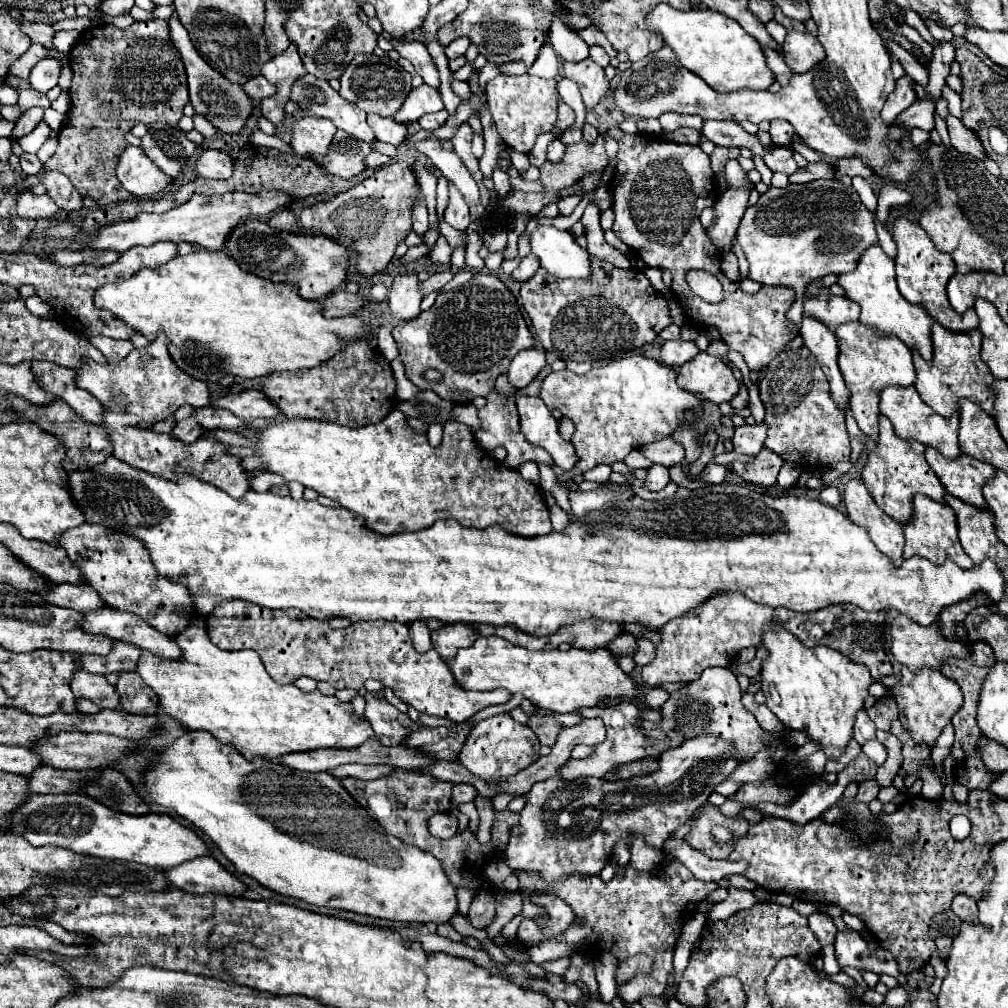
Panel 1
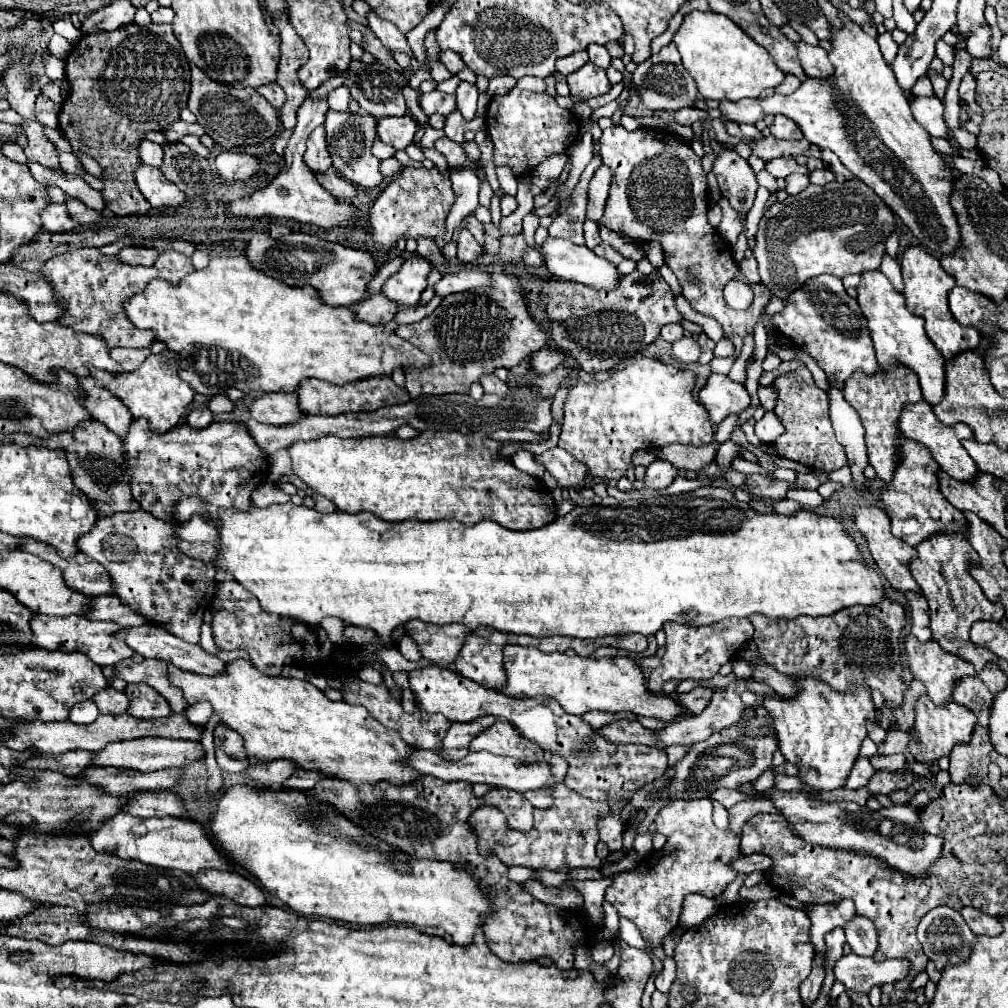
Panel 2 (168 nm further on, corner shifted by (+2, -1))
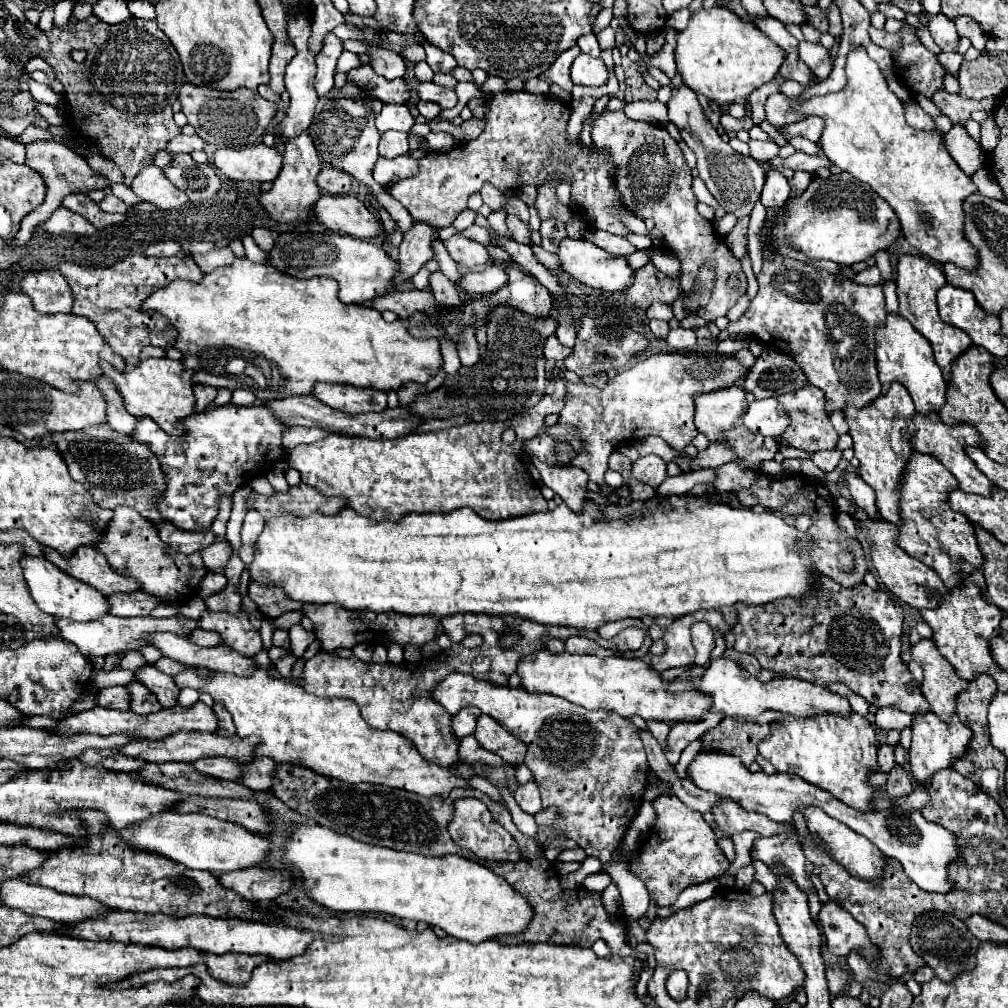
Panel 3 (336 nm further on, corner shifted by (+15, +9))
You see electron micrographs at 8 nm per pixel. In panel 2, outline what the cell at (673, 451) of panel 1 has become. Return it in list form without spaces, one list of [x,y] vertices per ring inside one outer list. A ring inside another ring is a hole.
[[[673,443],[673,445],[665,445],[655,451],[657,459],[669,461],[677,469],[691,469],[691,471],[699,471],[699,469],[707,467],[713,461],[713,455],[715,455],[713,445],[693,447],[693,445]]]

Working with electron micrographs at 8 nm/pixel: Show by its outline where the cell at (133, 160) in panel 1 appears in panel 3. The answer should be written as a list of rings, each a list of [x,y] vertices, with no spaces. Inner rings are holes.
[[[156,165],[144,167],[140,175],[132,181],[130,189],[138,195],[140,201],[148,201],[160,209],[178,209],[188,203],[186,193],[174,187],[172,181],[164,175],[164,171]]]

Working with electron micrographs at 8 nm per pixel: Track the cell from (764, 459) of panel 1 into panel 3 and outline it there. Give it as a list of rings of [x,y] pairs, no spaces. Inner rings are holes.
[[[696,471],[696,473],[682,473],[678,477],[666,477],[666,481],[656,489],[656,497],[668,495],[684,495],[698,483],[710,483],[716,471]]]

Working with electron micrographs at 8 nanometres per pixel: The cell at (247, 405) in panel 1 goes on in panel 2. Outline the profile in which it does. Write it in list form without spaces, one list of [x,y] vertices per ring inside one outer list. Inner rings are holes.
[[[263,393],[253,399],[249,415],[259,423],[285,425],[285,421],[297,421],[301,411],[295,393]]]

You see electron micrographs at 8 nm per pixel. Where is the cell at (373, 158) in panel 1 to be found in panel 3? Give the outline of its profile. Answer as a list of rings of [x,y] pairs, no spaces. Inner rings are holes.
[[[410,153],[400,155],[396,159],[384,159],[380,157],[374,165],[374,179],[380,185],[388,185],[398,179],[408,179],[418,175],[418,161],[410,157]]]

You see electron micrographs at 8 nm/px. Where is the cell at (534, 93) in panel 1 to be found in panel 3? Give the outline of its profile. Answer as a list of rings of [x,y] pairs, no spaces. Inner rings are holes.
[[[504,91],[490,99],[486,127],[478,139],[456,145],[448,153],[430,153],[420,159],[418,177],[400,179],[388,185],[390,195],[408,209],[412,219],[428,221],[438,229],[450,227],[468,207],[468,197],[480,193],[484,183],[504,193],[518,191],[524,185],[542,187],[552,177],[558,177],[572,185],[572,199],[580,207],[580,221],[612,235],[624,237],[630,233],[618,219],[626,205],[616,191],[616,163],[594,145],[584,147],[580,139],[578,143],[570,143],[566,133],[570,119],[568,105],[550,95],[534,95],[528,91]]]

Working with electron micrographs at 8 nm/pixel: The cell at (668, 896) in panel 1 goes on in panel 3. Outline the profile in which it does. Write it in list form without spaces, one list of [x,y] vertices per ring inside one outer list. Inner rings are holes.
[[[660,795],[652,801],[652,807],[656,811],[652,839],[646,841],[646,847],[632,861],[632,869],[646,883],[656,905],[672,905],[682,889],[724,875],[730,861],[718,847],[718,839],[702,813],[684,805],[676,795]]]

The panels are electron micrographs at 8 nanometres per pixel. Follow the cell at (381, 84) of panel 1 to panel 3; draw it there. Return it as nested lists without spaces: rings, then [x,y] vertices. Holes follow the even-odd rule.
[[[362,65],[358,69],[348,71],[348,81],[356,83],[358,87],[362,87],[362,91],[380,99],[382,103],[406,105],[410,101],[410,87],[406,79],[388,81],[382,75],[378,75],[370,65]]]

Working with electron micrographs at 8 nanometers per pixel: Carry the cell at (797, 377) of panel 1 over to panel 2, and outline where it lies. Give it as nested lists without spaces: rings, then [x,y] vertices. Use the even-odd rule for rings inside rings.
[[[801,365],[795,371],[781,373],[779,377],[775,377],[773,387],[777,391],[777,405],[775,405],[773,413],[777,413],[777,417],[781,419],[781,423],[785,427],[785,433],[779,435],[773,443],[777,453],[781,457],[793,459],[809,469],[835,471],[835,469],[845,467],[847,455],[845,455],[845,449],[841,447],[841,443],[837,443],[831,421],[829,421],[827,393],[815,385],[811,371],[805,365]]]

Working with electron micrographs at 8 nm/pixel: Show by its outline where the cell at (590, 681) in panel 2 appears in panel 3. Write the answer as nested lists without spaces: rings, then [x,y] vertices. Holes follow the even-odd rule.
[[[540,649],[532,655],[522,657],[518,665],[518,675],[522,677],[522,687],[530,693],[550,693],[564,697],[590,711],[612,711],[620,717],[640,715],[644,721],[698,721],[704,711],[712,707],[712,697],[702,693],[694,681],[682,679],[664,685],[664,679],[642,659],[626,657],[594,657],[594,655],[570,655],[570,653],[550,653]]]

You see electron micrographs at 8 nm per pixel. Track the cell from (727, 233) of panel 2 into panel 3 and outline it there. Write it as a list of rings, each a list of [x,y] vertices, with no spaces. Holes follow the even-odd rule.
[[[724,215],[722,219],[714,219],[714,229],[720,233],[720,235],[728,235],[732,231],[732,227],[736,225],[738,219],[734,215]]]

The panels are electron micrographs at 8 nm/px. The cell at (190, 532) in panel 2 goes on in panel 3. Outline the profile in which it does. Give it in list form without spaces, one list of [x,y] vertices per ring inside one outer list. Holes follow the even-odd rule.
[[[224,405],[224,407],[212,407],[208,411],[202,411],[198,415],[192,415],[184,421],[186,435],[184,441],[170,439],[152,423],[152,419],[138,419],[138,427],[134,433],[134,439],[138,443],[144,443],[152,449],[152,453],[158,457],[160,467],[164,471],[164,479],[168,481],[166,493],[160,497],[160,513],[176,527],[194,531],[194,529],[208,529],[218,515],[218,499],[220,495],[232,495],[240,485],[248,485],[256,475],[262,475],[272,469],[272,465],[284,457],[282,449],[282,433],[288,429],[268,407],[264,405],[250,405],[250,407],[238,407],[238,405]]]

